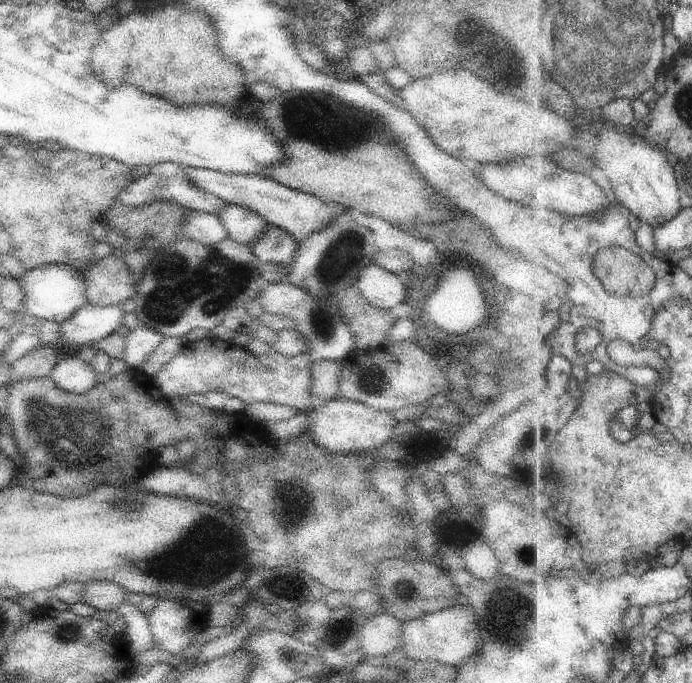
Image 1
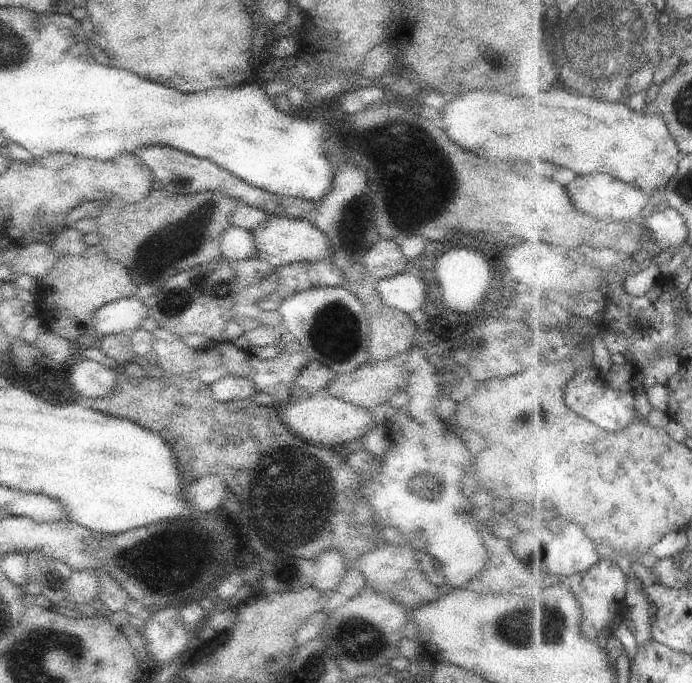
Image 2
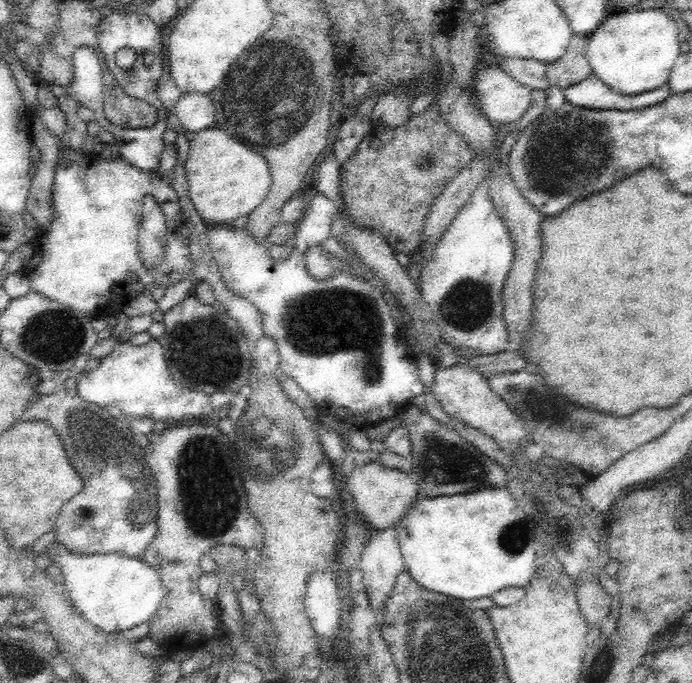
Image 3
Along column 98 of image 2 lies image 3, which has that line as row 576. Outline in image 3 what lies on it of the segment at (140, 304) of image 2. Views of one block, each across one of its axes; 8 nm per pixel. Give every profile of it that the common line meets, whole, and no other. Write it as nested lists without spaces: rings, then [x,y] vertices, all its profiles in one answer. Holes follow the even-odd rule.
[[[330,571],[312,572],[304,590],[305,614],[320,636],[337,637],[342,601],[337,577]]]

